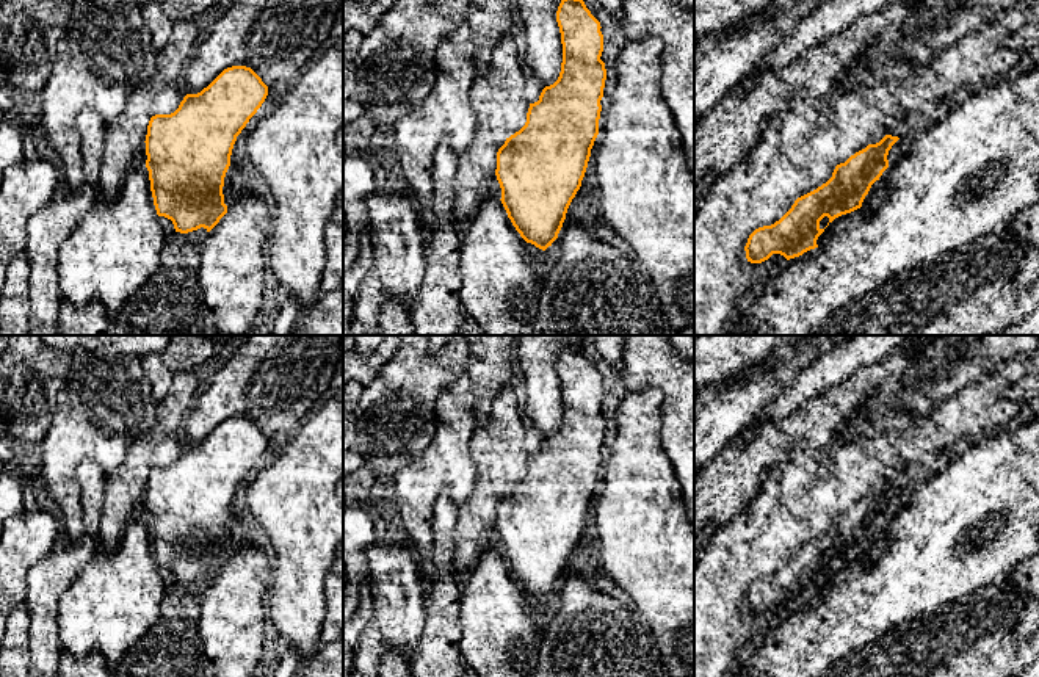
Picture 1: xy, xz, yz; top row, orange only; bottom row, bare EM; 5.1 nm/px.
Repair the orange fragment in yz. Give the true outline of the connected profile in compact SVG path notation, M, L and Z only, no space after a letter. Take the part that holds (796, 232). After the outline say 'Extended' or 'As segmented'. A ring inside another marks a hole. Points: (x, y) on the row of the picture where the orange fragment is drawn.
M885 135L856 152L835 166L826 183L798 197L779 221L755 229L744 246L748 262L762 263L773 254L790 260L818 248L816 240L824 232L820 221L827 216L832 223L862 207L871 185L889 168L887 155L898 139Z. As segmented

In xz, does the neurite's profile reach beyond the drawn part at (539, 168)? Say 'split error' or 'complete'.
complete

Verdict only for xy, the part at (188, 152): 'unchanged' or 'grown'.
unchanged

